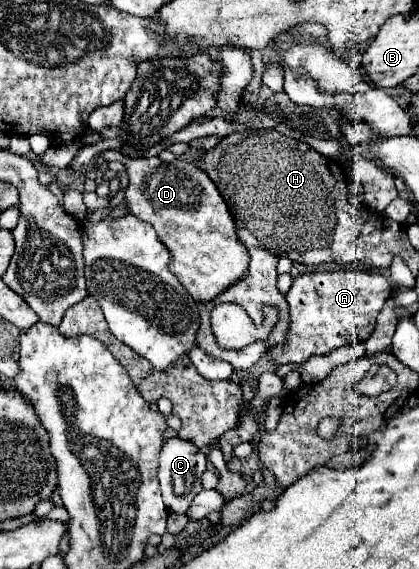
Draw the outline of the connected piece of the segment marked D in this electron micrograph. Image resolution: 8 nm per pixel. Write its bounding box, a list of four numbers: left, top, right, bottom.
[102,150,248,302]

